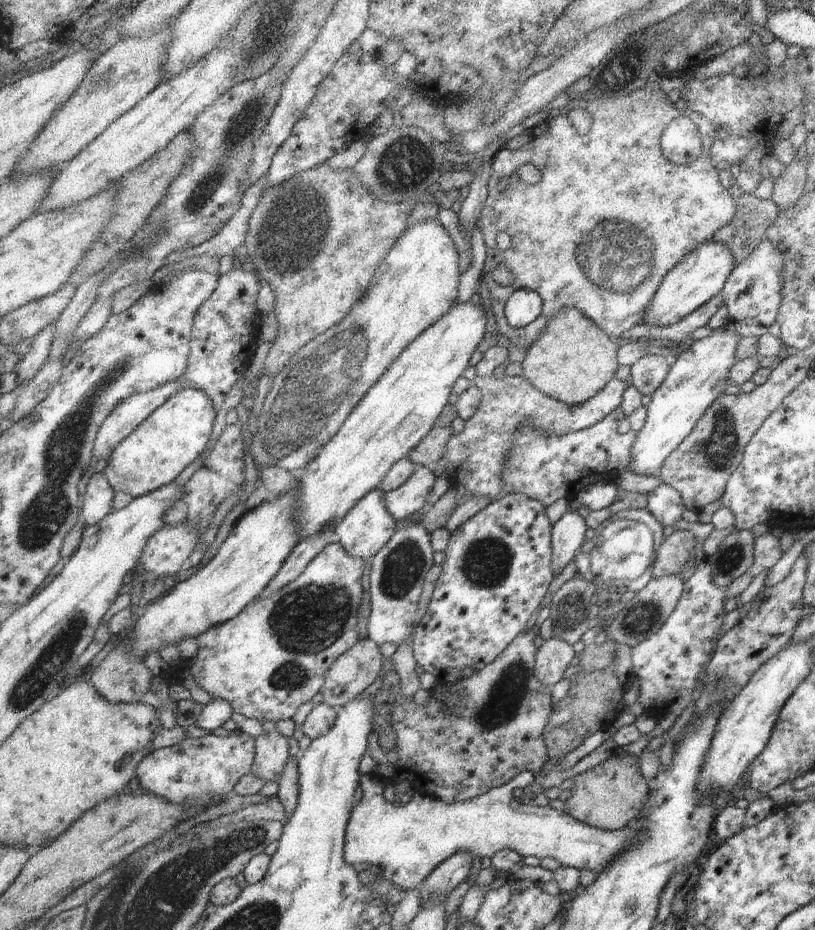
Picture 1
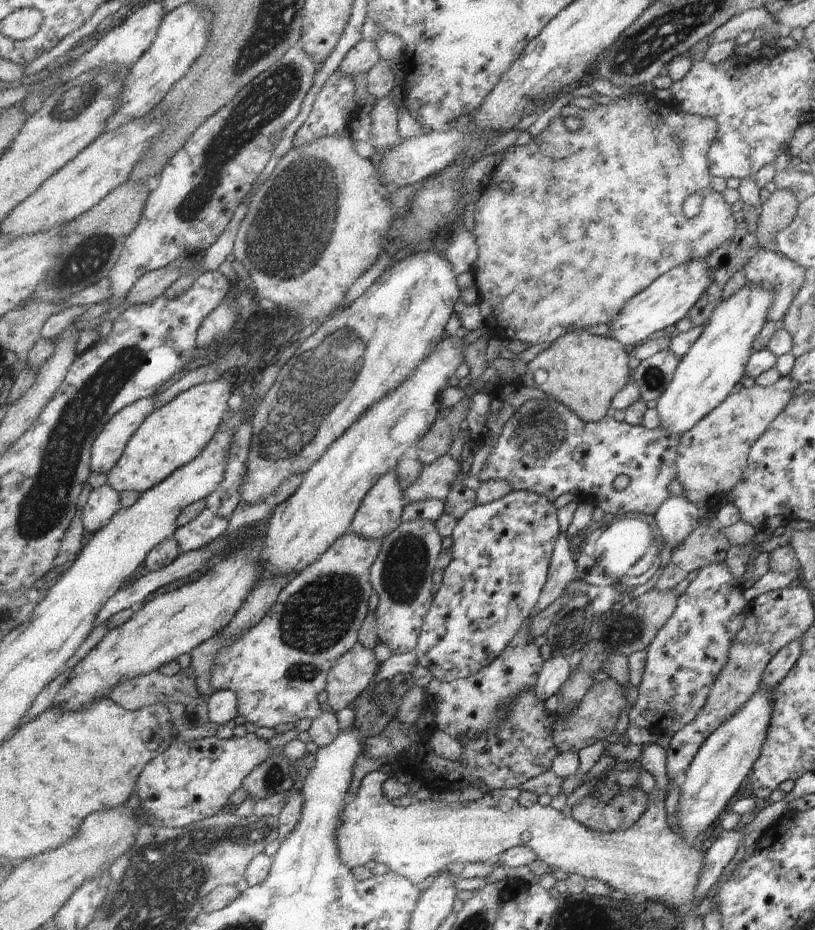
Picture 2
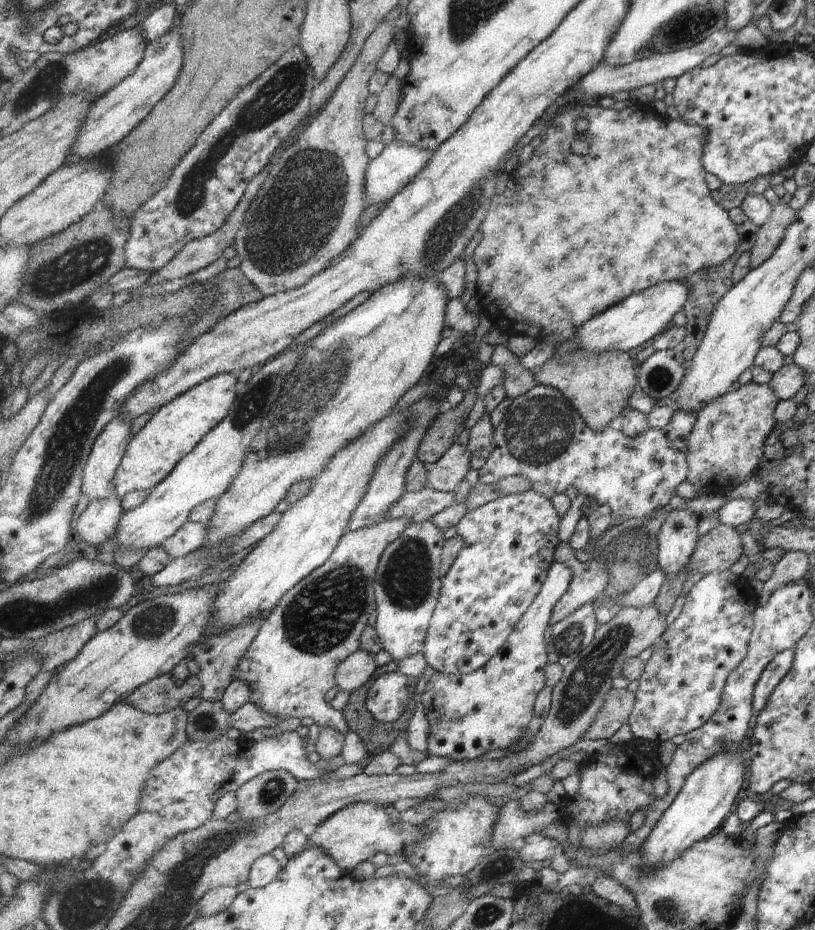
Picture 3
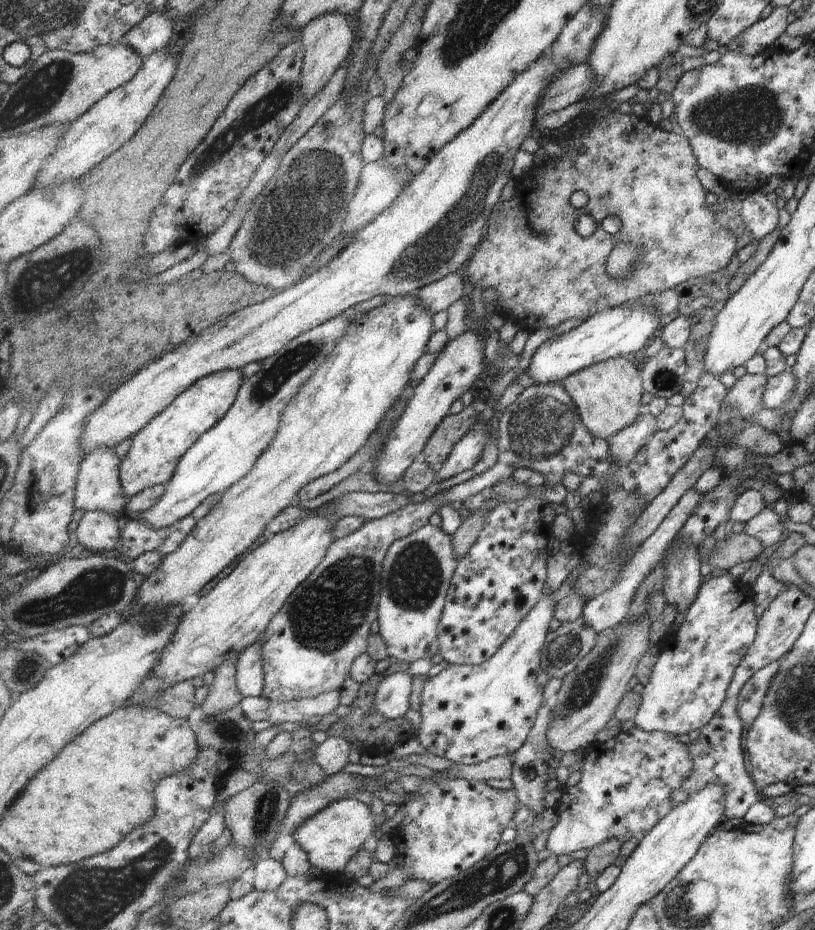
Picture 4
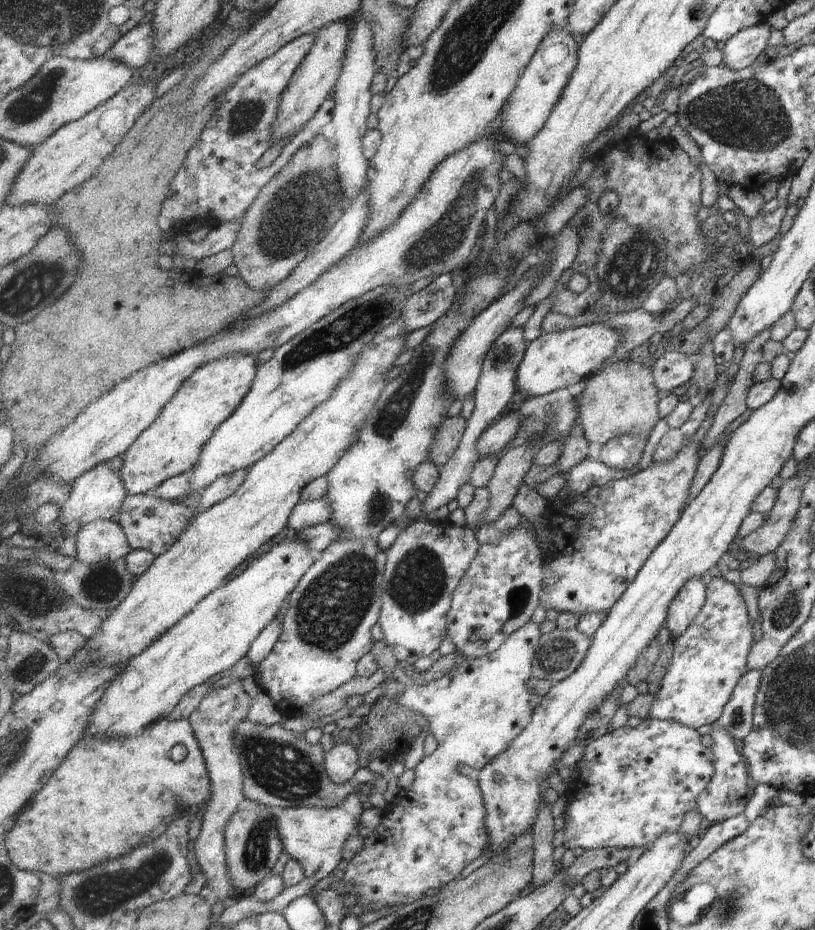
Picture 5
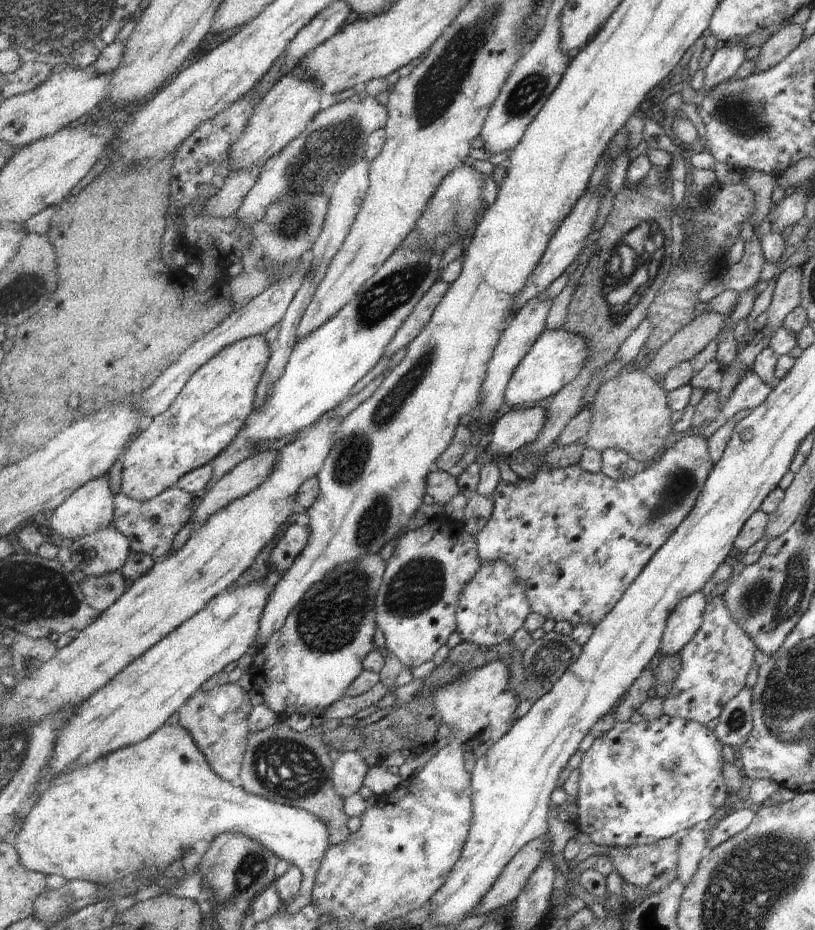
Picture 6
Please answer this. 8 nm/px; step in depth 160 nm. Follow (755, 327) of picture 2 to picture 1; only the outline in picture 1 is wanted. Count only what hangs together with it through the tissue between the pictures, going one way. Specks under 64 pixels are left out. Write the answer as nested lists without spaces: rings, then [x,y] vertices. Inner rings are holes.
[[[729,318],[721,327],[711,331],[710,335],[702,339],[688,342],[685,350],[672,364],[665,382],[652,394],[647,406],[646,422],[638,431],[638,440],[632,451],[634,460],[630,472],[659,478],[670,454],[679,448],[698,426],[703,415],[726,392],[731,369],[739,361],[737,349],[743,336]]]

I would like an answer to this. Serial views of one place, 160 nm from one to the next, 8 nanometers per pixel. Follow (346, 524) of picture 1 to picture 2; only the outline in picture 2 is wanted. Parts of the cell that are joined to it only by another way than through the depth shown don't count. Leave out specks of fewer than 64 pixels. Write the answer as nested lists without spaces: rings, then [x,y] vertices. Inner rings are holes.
[[[396,470],[383,476],[363,500],[350,532],[367,540],[383,540],[391,535],[397,530],[395,525],[402,522],[407,506],[403,492]]]

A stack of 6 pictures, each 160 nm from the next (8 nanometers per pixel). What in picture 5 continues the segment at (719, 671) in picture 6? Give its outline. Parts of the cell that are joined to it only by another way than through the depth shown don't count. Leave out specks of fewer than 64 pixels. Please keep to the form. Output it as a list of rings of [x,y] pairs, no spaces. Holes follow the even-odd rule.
[[[715,573],[715,579],[706,586],[706,603],[693,621],[693,624],[674,642],[674,653],[670,660],[667,674],[664,674],[662,687],[654,694],[655,702],[651,707],[650,717],[659,720],[674,720],[675,722],[701,728],[705,724],[717,723],[722,718],[725,707],[731,700],[735,688],[745,672],[745,656],[748,656],[752,646],[753,636],[749,628],[749,618],[745,614],[743,596],[735,585]]]

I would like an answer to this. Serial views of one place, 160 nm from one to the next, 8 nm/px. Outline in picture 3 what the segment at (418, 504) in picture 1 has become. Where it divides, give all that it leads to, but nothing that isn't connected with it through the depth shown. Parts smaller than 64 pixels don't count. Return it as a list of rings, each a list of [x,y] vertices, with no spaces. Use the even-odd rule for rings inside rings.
[[[458,441],[446,456],[428,471],[425,489],[447,492],[451,496],[465,485],[465,476],[472,469],[472,454],[468,444]]]

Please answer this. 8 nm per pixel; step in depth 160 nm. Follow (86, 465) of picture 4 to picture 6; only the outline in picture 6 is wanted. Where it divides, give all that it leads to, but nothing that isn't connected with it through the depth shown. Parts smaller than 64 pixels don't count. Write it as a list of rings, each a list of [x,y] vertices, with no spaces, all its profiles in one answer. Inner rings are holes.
[[[107,475],[96,480],[87,482],[79,490],[75,490],[70,498],[67,498],[50,516],[51,527],[55,533],[62,538],[68,538],[72,541],[83,538],[87,534],[98,532],[108,528],[115,521],[116,514],[116,494],[113,494],[109,486]]]

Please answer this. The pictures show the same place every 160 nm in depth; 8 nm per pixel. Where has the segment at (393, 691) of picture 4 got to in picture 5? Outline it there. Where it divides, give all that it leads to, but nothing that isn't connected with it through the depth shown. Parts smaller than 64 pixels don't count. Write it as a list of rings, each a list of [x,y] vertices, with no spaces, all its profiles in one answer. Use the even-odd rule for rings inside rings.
[[[529,622],[518,632],[515,632],[514,635],[507,640],[506,644],[503,644],[502,648],[499,648],[498,651],[493,652],[491,655],[480,657],[479,659],[461,656],[461,658],[458,659],[460,666],[452,669],[445,677],[437,681],[431,681],[426,686],[418,687],[417,685],[410,685],[407,687],[406,684],[403,685],[404,689],[399,692],[399,704],[411,710],[420,711],[420,713],[425,716],[426,729],[431,730],[431,733],[433,733],[433,736],[437,739],[438,747],[433,754],[424,757],[414,768],[415,779],[410,789],[407,790],[407,792],[403,792],[403,797],[398,800],[398,805],[388,804],[387,808],[383,811],[380,825],[365,838],[362,851],[356,854],[353,860],[345,860],[343,858],[339,866],[332,872],[335,880],[346,882],[351,886],[352,889],[350,892],[353,892],[353,894],[359,897],[357,904],[361,904],[361,906],[371,906],[371,908],[373,908],[372,911],[383,910],[383,908],[387,908],[387,906],[398,906],[401,908],[405,905],[410,905],[415,901],[425,898],[427,890],[433,890],[433,888],[442,889],[444,886],[447,886],[451,881],[455,880],[456,876],[459,876],[459,874],[465,870],[465,866],[469,866],[473,860],[481,858],[484,848],[488,845],[488,832],[486,831],[486,824],[484,823],[487,814],[486,804],[482,790],[480,789],[479,779],[472,780],[471,776],[463,776],[463,768],[459,768],[459,766],[461,766],[461,764],[468,764],[472,768],[482,769],[495,757],[505,752],[511,746],[511,743],[529,726],[532,716],[534,715],[534,710],[531,710],[531,704],[529,704],[532,694],[529,689],[527,690],[526,682],[533,677],[534,666],[537,664],[537,662],[535,662],[535,650],[538,648],[542,636],[540,624]]]

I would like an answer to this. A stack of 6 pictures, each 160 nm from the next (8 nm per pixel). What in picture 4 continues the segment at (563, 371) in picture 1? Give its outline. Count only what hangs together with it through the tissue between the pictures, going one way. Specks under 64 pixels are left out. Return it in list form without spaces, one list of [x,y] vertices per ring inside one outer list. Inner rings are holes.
[[[618,357],[585,368],[572,376],[563,378],[560,383],[578,406],[583,423],[595,437],[609,439],[631,426],[645,411],[642,374],[627,358]]]

